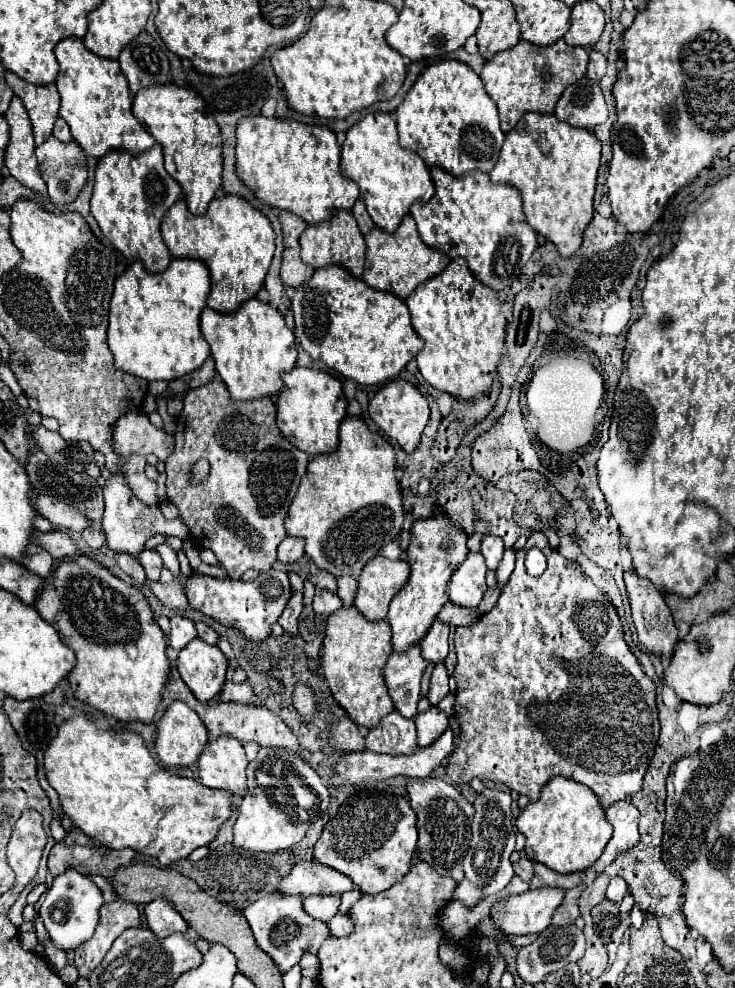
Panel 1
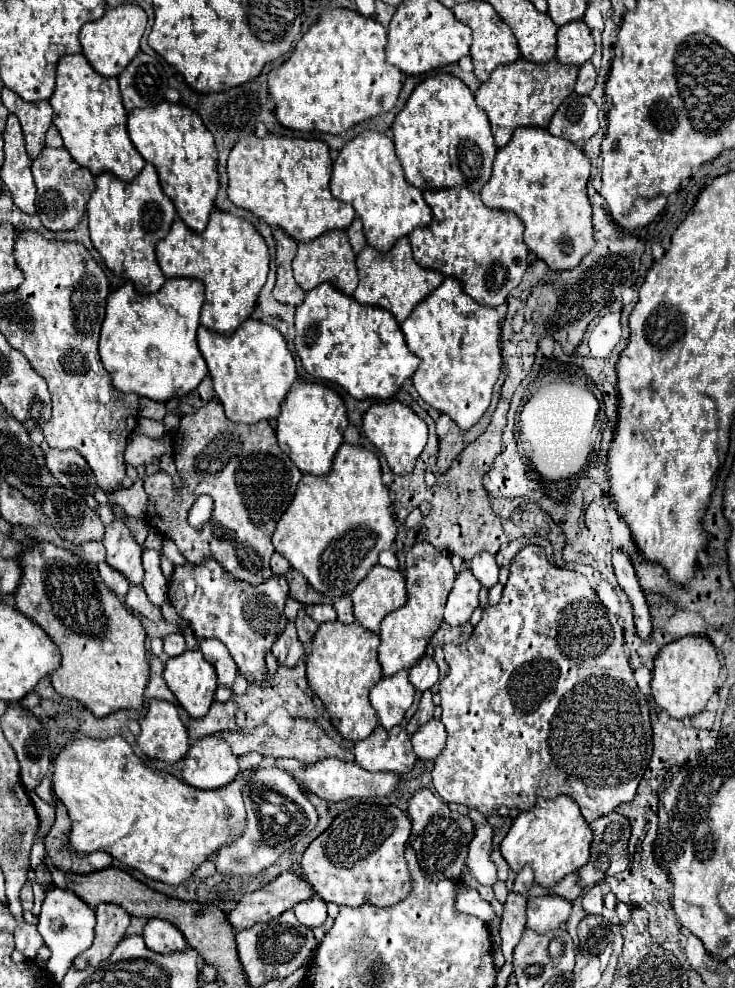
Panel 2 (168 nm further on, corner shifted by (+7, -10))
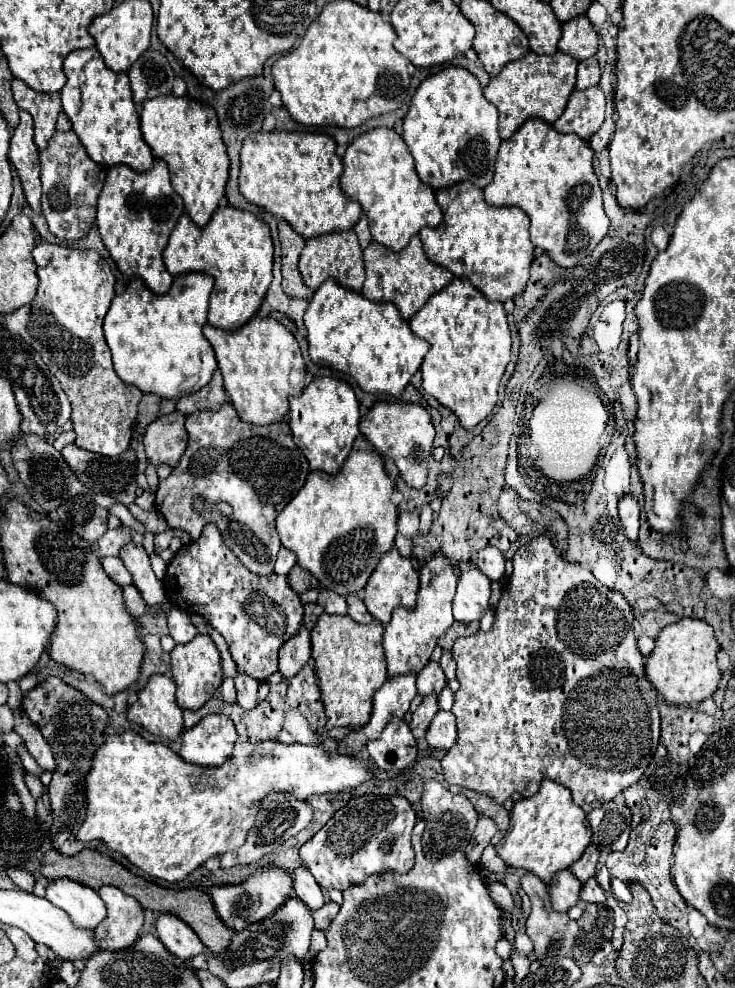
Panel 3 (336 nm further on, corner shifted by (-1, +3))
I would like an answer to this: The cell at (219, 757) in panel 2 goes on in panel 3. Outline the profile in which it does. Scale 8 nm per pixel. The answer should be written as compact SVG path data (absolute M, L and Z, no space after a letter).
M208 715L180 737L180 757L196 765L222 765L236 743L236 729L230 717Z

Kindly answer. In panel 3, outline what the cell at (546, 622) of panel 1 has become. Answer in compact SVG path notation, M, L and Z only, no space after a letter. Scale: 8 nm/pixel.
M540 535L532 539L530 543L522 545L514 553L512 563L514 563L514 573L506 581L506 587L502 591L500 603L496 607L496 621L494 621L492 631L488 633L478 631L472 637L462 637L452 647L452 657L456 659L456 665L458 665L456 679L460 681L460 689L454 693L454 707L452 707L452 713L456 715L456 721L458 721L458 741L444 755L442 771L444 771L446 783L468 787L478 793L486 793L494 797L494 801L500 805L506 799L510 799L512 793L520 793L522 797L532 797L540 789L542 779L552 779L568 787L572 791L574 803L582 807L586 813L590 813L602 803L612 801L618 793L622 793L626 787L634 785L642 777L642 773L646 771L656 751L658 737L660 737L660 715L656 707L656 689L646 679L644 657L636 647L636 637L632 631L632 609L620 593L604 587L588 569L584 569L578 563L564 561L556 553L552 541L546 535Z

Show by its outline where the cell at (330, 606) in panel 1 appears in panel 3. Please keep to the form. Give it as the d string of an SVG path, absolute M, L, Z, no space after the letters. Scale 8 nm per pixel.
M326 589L320 591L318 605L322 605L326 609L326 613L332 613L332 615L344 615L346 609L348 609L344 597L340 597L340 595L332 593L332 591L326 591Z

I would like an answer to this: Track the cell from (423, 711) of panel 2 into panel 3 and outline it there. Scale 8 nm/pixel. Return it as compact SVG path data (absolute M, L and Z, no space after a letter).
M436 695L426 697L422 701L422 705L416 709L416 713L412 715L412 721L410 721L410 731L416 737L416 741L424 739L424 735L428 731L428 725L432 721L432 717L436 715L436 711L438 711L438 699L436 699Z

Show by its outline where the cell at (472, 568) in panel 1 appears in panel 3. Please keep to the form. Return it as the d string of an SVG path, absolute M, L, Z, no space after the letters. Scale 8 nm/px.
M468 569L460 575L458 589L454 595L454 619L460 623L470 623L482 619L488 609L490 599L490 579L480 573L480 569Z

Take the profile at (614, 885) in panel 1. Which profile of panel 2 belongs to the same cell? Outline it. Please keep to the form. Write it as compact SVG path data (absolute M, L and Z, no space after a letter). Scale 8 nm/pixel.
M592 886L582 898L582 906L588 914L602 914L604 910L604 892L600 886Z

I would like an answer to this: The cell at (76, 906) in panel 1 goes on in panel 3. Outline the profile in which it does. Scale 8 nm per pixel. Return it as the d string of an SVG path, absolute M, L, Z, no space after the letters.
M70 879L50 881L46 899L64 909L76 927L96 929L96 925L106 917L106 905L100 895L94 889Z

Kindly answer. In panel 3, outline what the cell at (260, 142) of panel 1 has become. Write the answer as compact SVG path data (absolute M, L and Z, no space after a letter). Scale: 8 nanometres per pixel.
M288 131L252 133L244 139L240 159L242 159L242 167L240 167L238 181L240 181L242 197L248 203L268 209L272 215L286 219L290 227L306 239L330 231L352 229L362 215L360 203L348 199L340 189L342 161L336 155L336 141L324 133L298 133L298 131L296 133L288 133Z

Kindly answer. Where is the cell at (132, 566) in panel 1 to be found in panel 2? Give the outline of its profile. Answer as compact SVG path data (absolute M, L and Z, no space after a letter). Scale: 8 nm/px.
M106 562L98 564L98 572L100 572L102 580L106 582L106 586L108 586L112 592L116 592L120 598L124 598L124 596L128 594L130 582L128 582L128 578L124 578L124 574L120 574L118 570L114 570L114 568L108 566Z

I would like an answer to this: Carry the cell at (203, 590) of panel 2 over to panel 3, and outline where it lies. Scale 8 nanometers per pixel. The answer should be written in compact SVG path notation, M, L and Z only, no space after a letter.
M206 525L198 541L180 547L164 577L166 599L186 613L200 613L228 643L240 673L264 681L278 669L278 649L292 639L304 617L300 595L288 587L286 575L254 575L224 545L216 525Z

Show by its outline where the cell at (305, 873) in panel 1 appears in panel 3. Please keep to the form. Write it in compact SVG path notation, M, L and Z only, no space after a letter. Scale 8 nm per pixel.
M268 869L248 877L240 885L222 885L210 889L210 897L220 921L224 921L224 925L228 925L234 931L244 929L248 923L256 923L270 917L286 901L290 893L292 893L292 877L288 875L286 869Z

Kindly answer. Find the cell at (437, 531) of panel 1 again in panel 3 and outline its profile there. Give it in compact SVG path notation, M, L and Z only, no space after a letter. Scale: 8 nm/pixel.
M436 555L422 565L416 609L408 611L404 607L398 607L392 613L392 621L384 629L384 653L388 661L388 677L396 677L402 673L418 673L430 661L430 655L438 645L438 639L454 623L452 599L456 593L456 583L458 577L446 557Z

